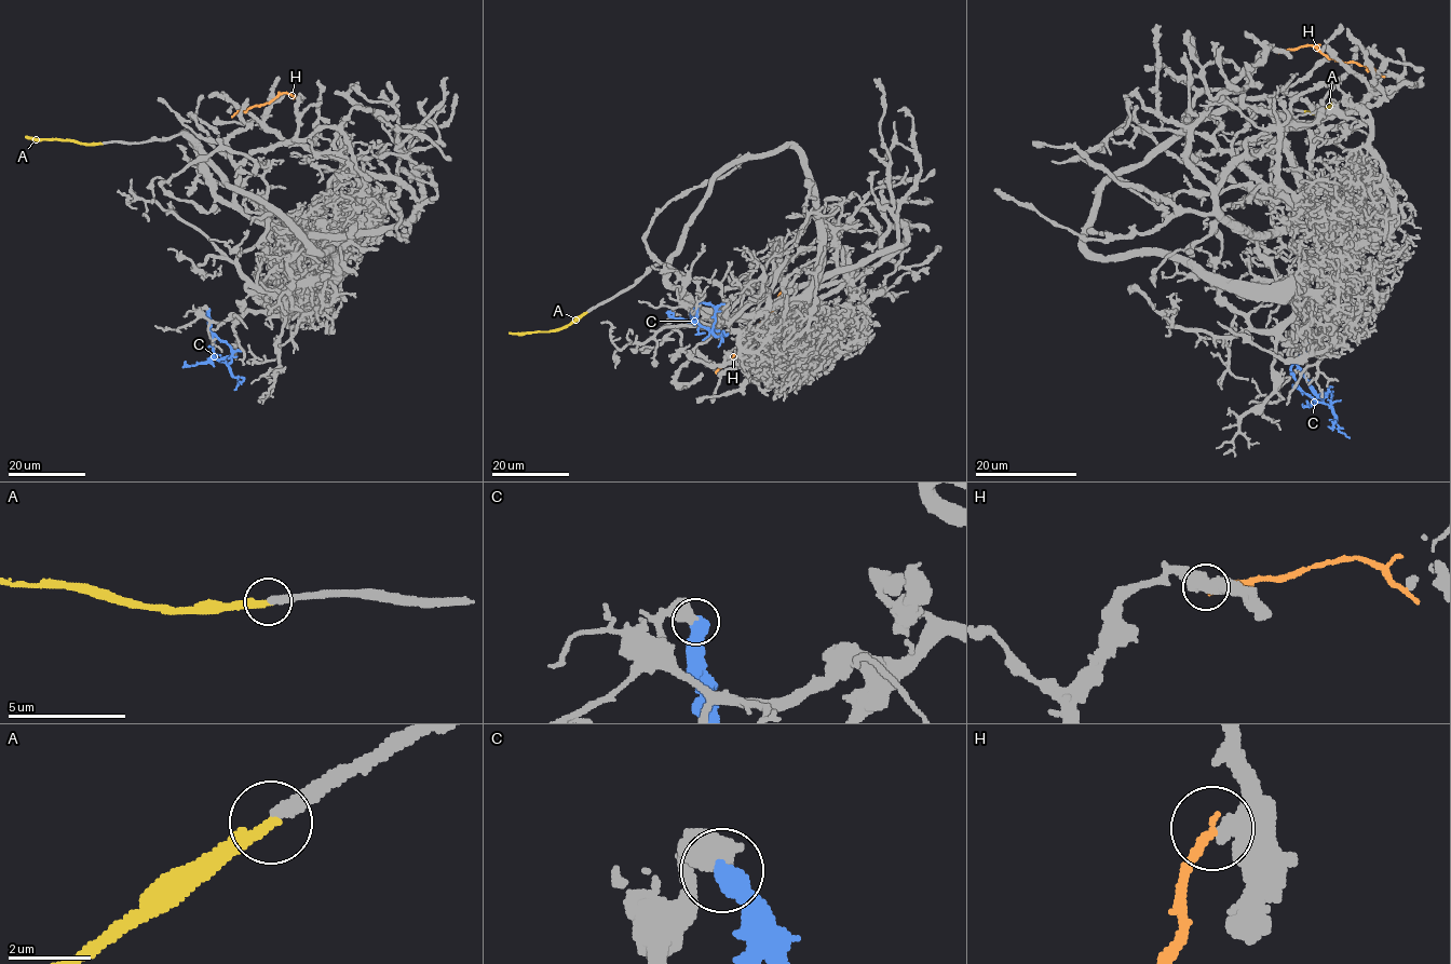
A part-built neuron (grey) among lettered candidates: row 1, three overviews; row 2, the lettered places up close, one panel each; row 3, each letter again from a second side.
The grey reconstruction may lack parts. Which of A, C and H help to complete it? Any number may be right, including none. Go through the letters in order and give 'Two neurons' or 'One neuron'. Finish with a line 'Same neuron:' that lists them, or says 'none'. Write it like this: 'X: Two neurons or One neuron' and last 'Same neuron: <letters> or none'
A: One neuron
C: Two neurons
H: Two neurons
Same neuron: A

